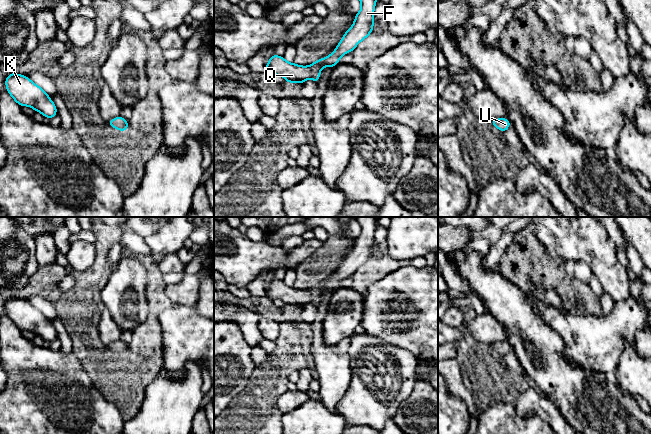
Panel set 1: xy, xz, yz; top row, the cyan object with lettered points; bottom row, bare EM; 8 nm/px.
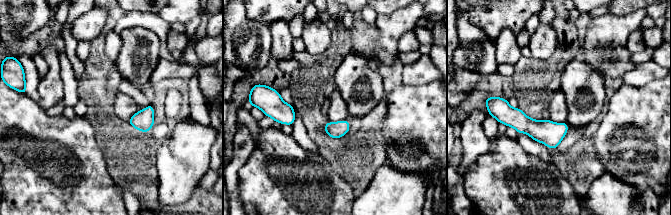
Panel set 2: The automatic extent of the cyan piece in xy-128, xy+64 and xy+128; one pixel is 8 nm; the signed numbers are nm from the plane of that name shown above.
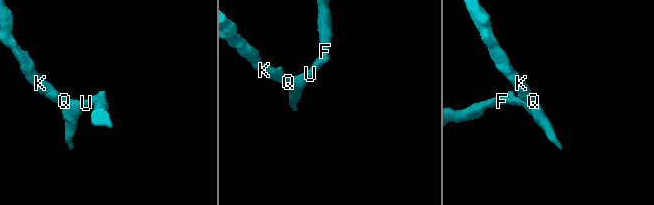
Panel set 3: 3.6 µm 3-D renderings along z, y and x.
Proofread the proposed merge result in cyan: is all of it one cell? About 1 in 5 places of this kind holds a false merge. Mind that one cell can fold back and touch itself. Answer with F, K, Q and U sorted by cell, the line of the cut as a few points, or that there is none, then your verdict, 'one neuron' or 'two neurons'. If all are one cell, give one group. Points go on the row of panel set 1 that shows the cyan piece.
F K Q U; no cut; one neuron

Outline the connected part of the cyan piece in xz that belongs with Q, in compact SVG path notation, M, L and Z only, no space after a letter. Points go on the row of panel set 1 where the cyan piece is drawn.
M360 0L360 2L361 9L355 15L351 28L345 32L329 56L316 60L311 65L301 66L286 61L283 56L273 54L265 65L266 72L271 76L282 76L287 83L302 84L307 79L312 79L317 83L323 67L333 68L343 55L352 52L361 41L371 34L374 27L374 9L377 0Z

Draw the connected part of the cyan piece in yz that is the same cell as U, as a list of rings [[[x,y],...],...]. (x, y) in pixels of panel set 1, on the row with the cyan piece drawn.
[[[497,118],[490,120],[491,124],[493,124],[497,129],[499,129],[502,133],[506,131],[511,123],[507,118]]]

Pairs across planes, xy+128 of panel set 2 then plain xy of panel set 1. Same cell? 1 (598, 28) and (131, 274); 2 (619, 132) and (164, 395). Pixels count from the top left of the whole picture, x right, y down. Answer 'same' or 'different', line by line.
1: different
2: different

